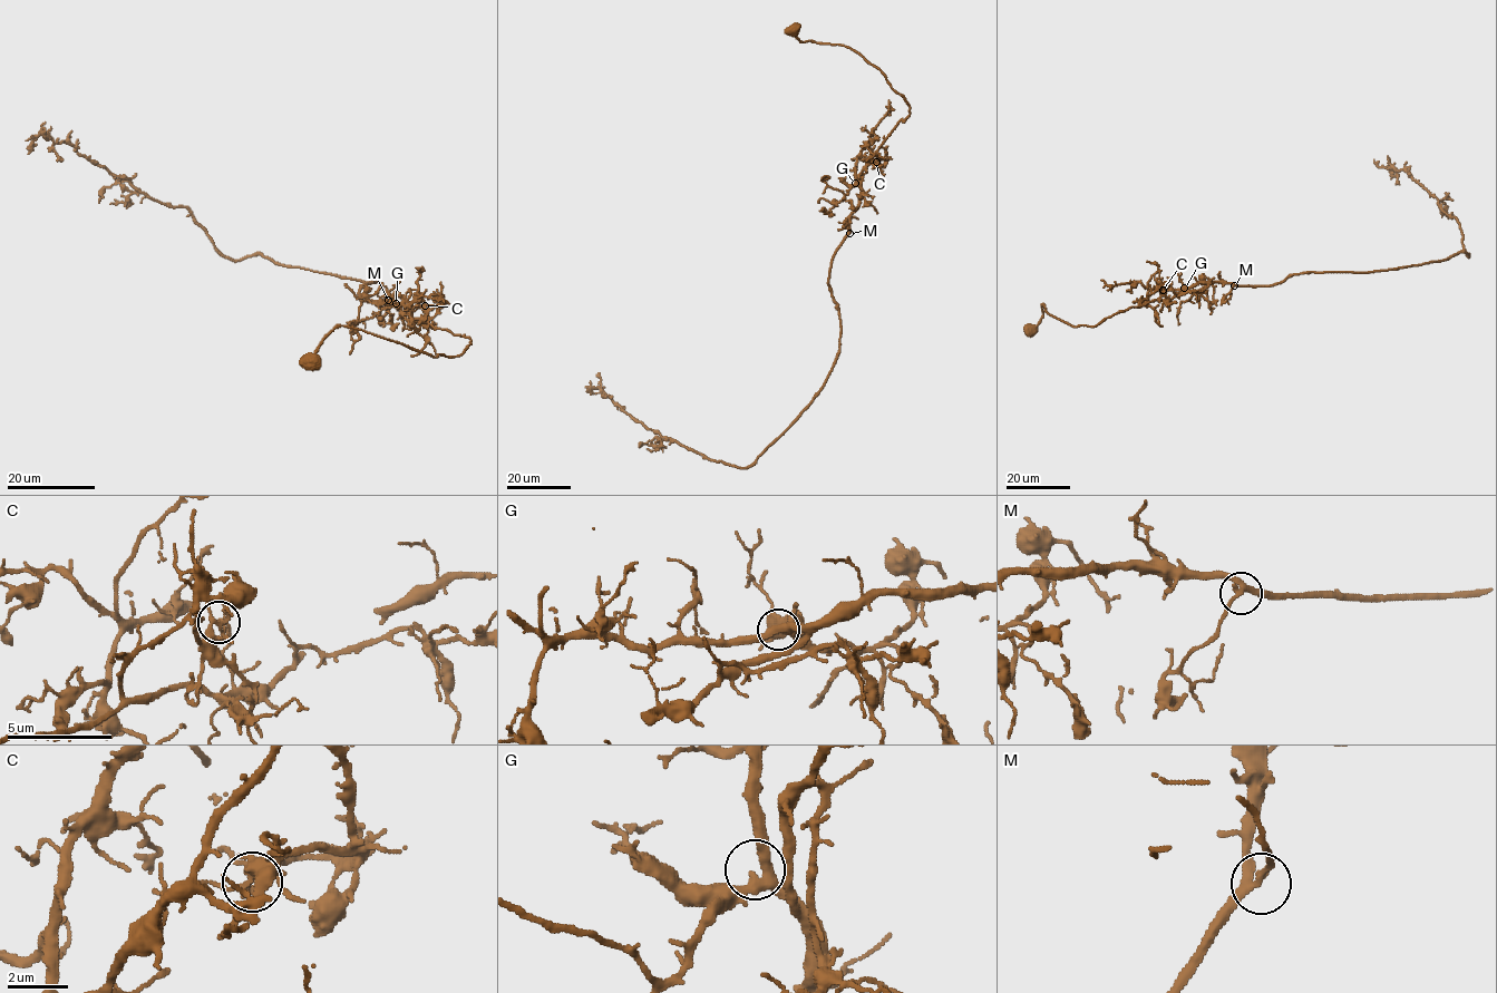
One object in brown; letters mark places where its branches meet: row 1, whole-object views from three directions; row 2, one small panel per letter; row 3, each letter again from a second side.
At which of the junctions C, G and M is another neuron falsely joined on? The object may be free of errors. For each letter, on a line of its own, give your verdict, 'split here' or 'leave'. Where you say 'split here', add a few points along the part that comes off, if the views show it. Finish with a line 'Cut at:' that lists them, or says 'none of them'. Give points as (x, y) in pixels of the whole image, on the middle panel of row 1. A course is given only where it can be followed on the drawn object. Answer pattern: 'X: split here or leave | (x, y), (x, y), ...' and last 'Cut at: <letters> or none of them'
C: split here
G: leave
M: leave
Cut at: C

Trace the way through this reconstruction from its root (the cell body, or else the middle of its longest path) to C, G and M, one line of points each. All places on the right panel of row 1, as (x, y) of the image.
C: (1029, 330), (1043, 314), (1043, 304), (1048, 313), (1075, 327), (1096, 327), (1146, 304), (1163, 290)
G: (1029, 330), (1043, 314), (1043, 304), (1048, 313), (1075, 327), (1096, 327), (1133, 307), (1170, 300), (1184, 288)
M: (1029, 330), (1043, 304), (1075, 327), (1096, 327), (1199, 282), (1234, 285)

